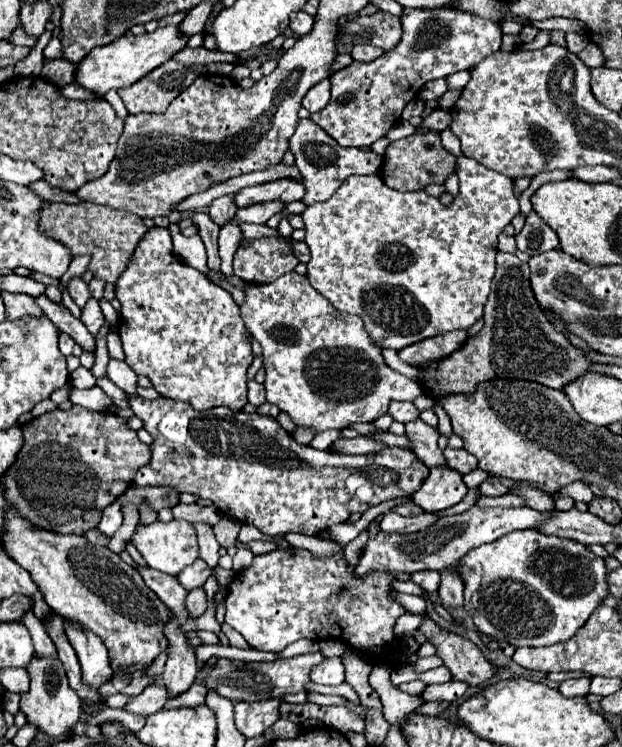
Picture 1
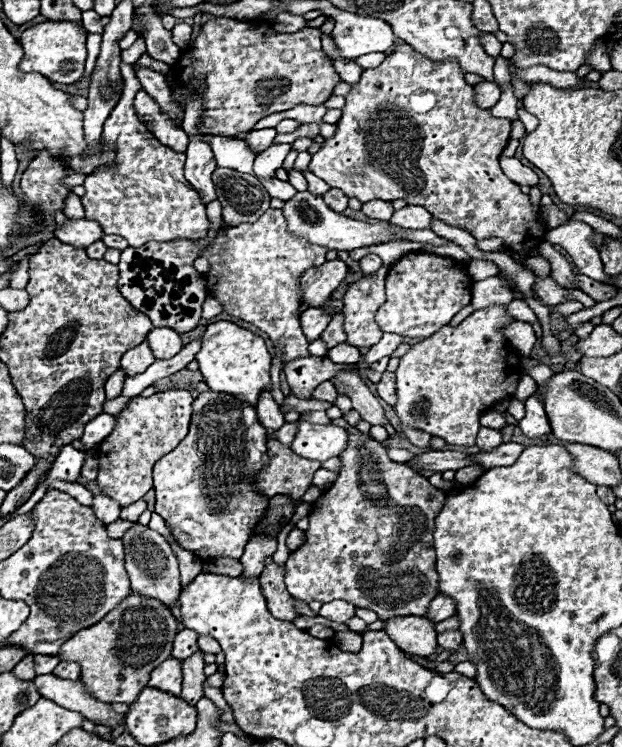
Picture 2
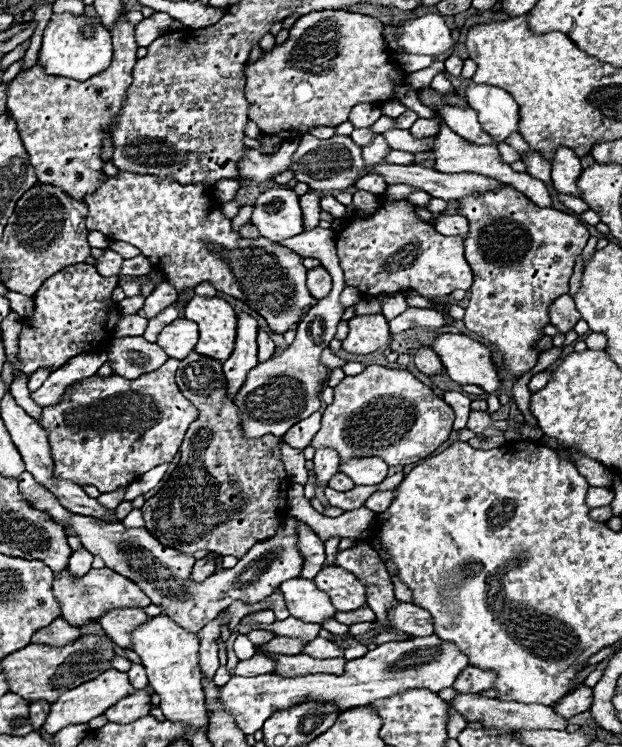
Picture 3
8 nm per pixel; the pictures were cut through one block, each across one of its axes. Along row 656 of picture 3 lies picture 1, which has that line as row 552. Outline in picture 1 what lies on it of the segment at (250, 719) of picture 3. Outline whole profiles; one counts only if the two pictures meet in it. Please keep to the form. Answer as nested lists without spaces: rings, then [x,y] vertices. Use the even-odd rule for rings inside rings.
[[[472,506],[464,514],[440,518],[434,526],[414,532],[414,534],[398,534],[398,532],[378,532],[376,538],[368,538],[362,556],[356,564],[356,574],[364,576],[370,570],[398,570],[398,572],[418,572],[418,570],[446,570],[460,560],[468,550],[498,540],[500,536],[512,530],[534,528],[542,520],[548,518],[548,512],[538,512],[532,508],[480,508]]]

